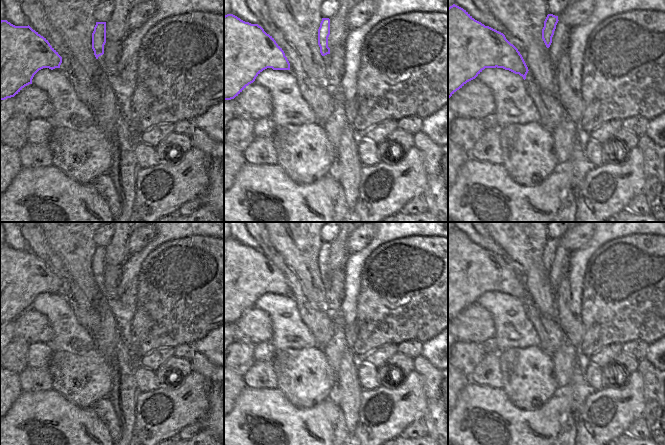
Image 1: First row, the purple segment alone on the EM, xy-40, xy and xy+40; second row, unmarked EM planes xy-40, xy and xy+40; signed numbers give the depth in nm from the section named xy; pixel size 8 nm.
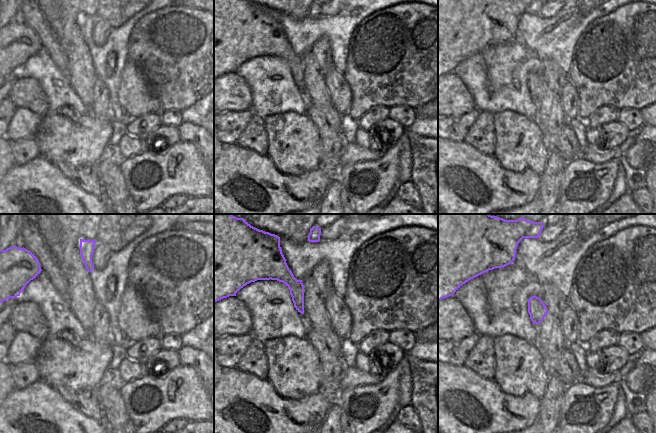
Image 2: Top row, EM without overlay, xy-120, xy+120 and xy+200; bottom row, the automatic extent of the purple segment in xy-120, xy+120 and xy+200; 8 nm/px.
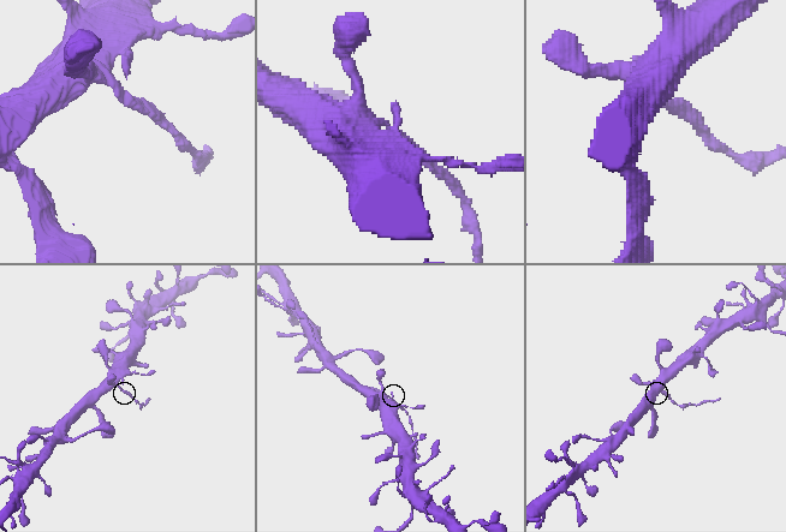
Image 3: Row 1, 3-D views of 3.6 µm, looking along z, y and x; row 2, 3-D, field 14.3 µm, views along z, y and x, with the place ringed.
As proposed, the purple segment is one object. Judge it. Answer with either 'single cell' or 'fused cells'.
fused cells

